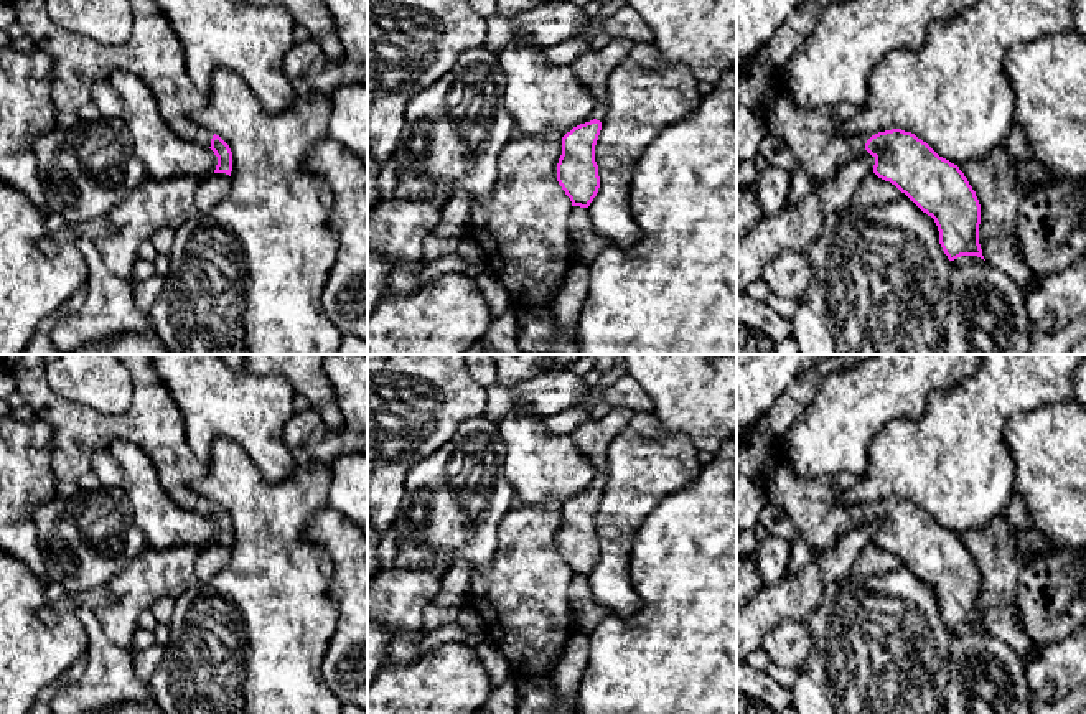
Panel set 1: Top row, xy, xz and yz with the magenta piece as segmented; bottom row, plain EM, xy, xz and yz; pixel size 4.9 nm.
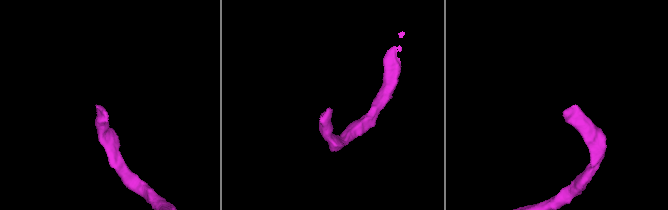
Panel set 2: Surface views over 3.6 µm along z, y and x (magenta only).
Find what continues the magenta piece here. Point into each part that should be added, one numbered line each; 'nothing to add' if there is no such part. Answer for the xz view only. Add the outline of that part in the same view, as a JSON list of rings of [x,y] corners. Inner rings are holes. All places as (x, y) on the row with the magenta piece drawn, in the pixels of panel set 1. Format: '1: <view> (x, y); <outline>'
1: xz (592, 68); [[[611,38],[602,49],[588,49],[570,64],[573,74],[593,97],[593,114],[600,122],[605,119],[608,109],[608,76],[633,46],[631,40]]]

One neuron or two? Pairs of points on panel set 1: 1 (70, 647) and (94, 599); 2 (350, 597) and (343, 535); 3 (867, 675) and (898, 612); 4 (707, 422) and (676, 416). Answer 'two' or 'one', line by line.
1: two
2: one
3: one
4: one

